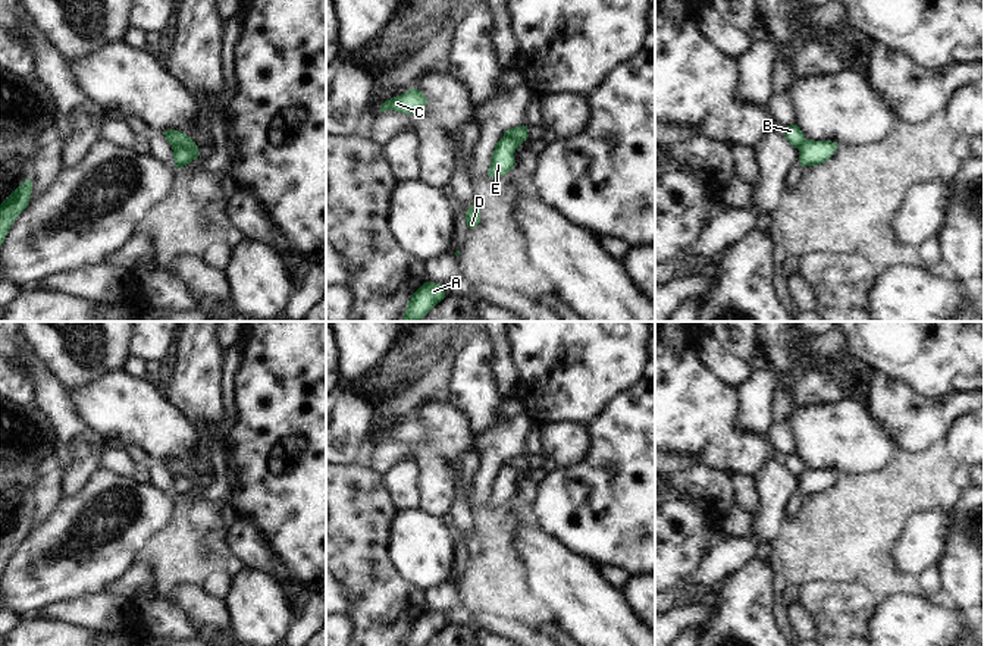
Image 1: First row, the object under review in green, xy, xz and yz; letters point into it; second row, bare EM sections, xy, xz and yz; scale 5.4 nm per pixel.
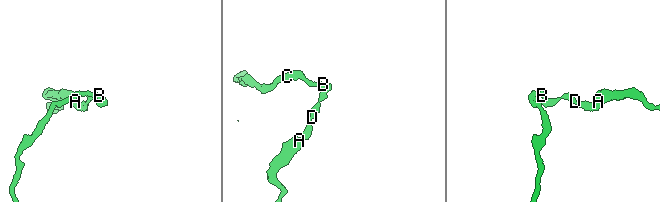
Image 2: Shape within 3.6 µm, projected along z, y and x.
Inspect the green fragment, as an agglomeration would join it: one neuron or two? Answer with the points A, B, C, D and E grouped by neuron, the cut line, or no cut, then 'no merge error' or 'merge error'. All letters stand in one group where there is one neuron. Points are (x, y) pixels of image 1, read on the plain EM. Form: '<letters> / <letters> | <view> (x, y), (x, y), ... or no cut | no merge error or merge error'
A D E / B C | xy (172, 473), (197, 482) | merge error

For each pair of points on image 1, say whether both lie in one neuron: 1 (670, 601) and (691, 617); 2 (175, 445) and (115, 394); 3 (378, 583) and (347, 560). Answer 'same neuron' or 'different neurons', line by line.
1: different neurons
2: same neuron
3: same neuron

